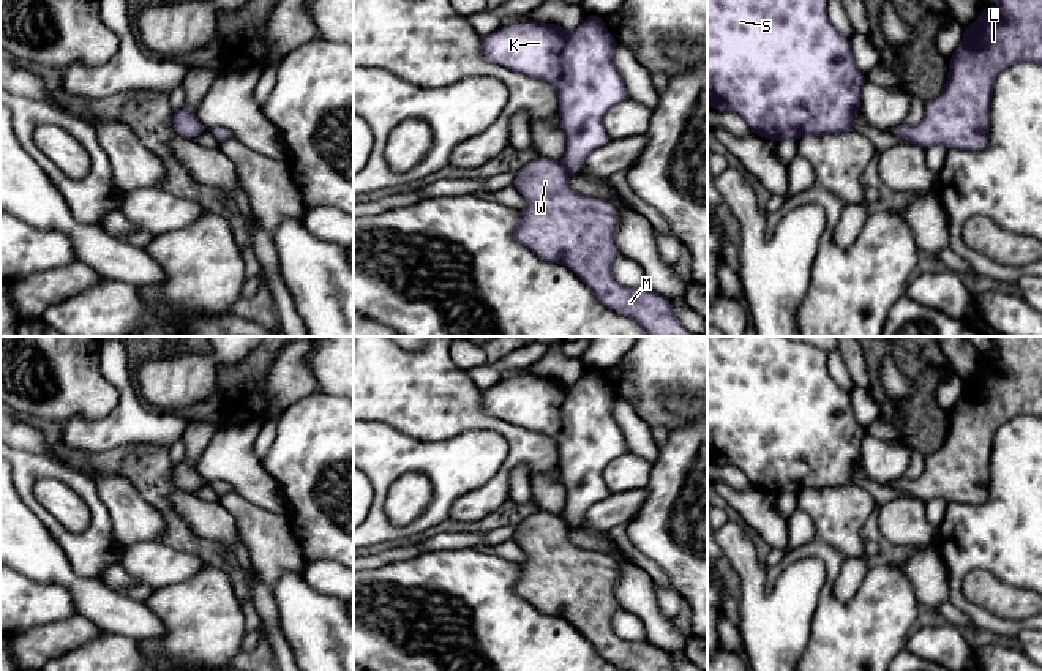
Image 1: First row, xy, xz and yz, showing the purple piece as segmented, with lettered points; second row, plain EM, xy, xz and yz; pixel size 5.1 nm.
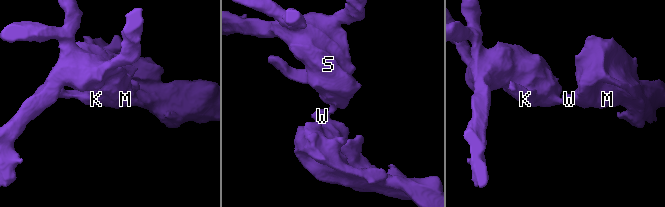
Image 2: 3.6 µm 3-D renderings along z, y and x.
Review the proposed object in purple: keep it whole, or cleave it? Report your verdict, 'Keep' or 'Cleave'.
Cleave

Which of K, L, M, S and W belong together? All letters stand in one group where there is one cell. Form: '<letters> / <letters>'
K S / L M W

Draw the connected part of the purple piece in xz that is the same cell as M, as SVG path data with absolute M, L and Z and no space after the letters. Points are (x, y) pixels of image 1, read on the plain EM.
M538 510L518 524L515 542L527 554L519 564L513 584L516 595L548 616L557 616L575 625L606 662L627 671L676 671L671 654L649 641L632 643L620 638L613 627L613 616L620 608L614 595L616 565L609 554L572 546L567 540L568 524L564 518Z

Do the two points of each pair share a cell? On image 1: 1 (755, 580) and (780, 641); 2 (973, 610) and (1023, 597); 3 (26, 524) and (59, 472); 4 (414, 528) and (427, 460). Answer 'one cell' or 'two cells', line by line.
1: one cell
2: two cells
3: two cells
4: one cell

